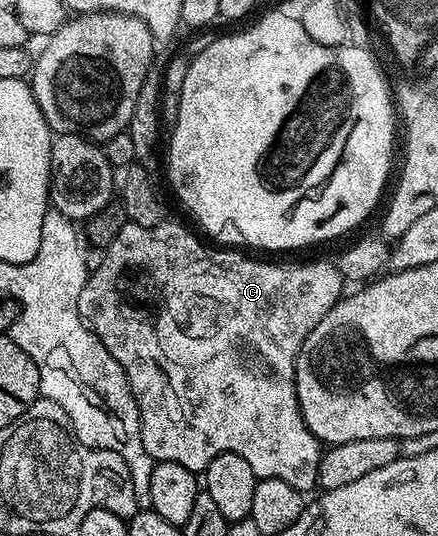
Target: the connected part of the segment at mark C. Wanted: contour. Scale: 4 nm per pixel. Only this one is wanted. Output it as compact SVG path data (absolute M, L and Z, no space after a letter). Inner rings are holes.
M128 221L121 229L121 233L117 233L114 241L102 252L103 260L99 263L99 268L92 270L87 276L87 284L85 289L81 289L81 297L79 298L79 315L84 323L94 331L95 336L102 341L105 349L109 349L109 353L123 367L123 372L127 374L127 380L131 386L131 392L135 395L135 400L139 406L139 420L141 421L141 441L145 445L145 449L149 452L152 459L164 463L165 461L173 461L177 465L185 465L185 469L196 473L206 472L209 461L213 461L213 457L217 457L221 453L228 451L229 453L237 453L241 457L245 457L245 461L249 461L249 469L253 469L256 480L261 479L280 479L289 485L293 485L293 489L310 493L317 487L317 469L319 462L323 456L324 448L319 442L319 438L307 428L303 420L303 414L299 408L297 401L297 389L295 388L295 362L299 356L301 345L305 341L305 337L309 337L309 333L313 333L313 329L317 325L317 321L321 321L321 317L325 317L325 313L329 313L329 309L333 309L333 305L338 303L344 294L345 280L338 266L334 262L331 263L262 263L259 259L250 259L247 255L242 255L239 251L218 251L215 247L206 247L193 232L187 227L182 227L179 223L171 223L172 221L164 221L158 223L155 227L142 227L136 223Z

